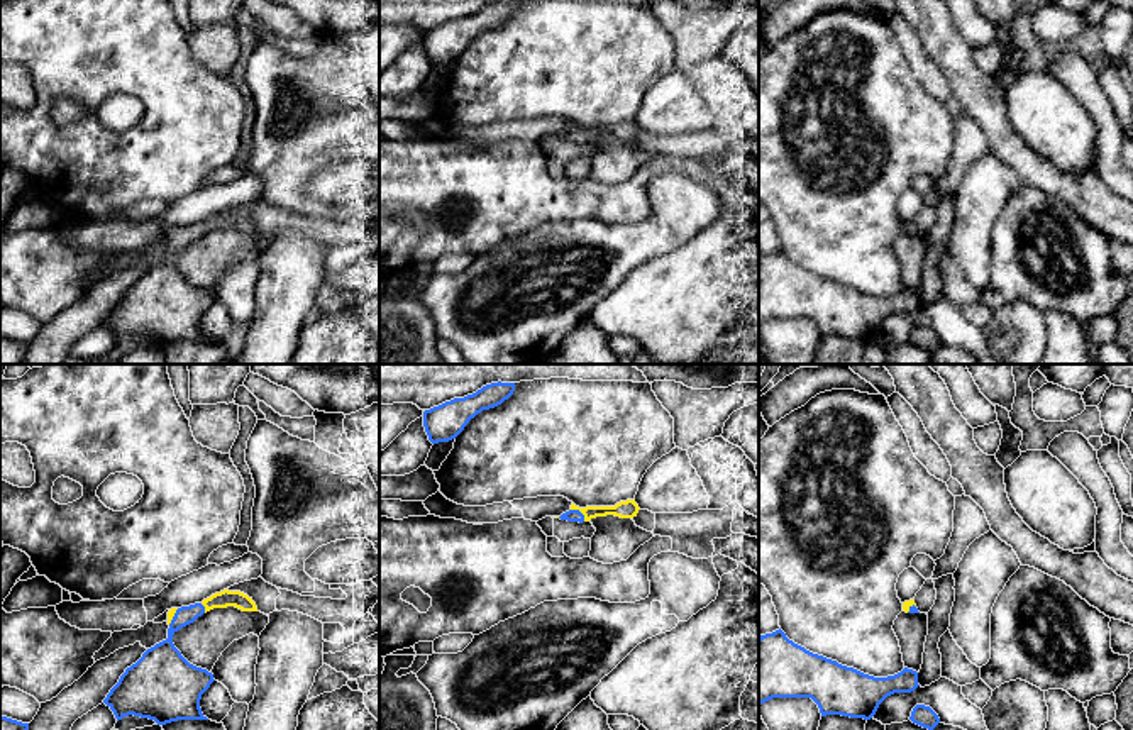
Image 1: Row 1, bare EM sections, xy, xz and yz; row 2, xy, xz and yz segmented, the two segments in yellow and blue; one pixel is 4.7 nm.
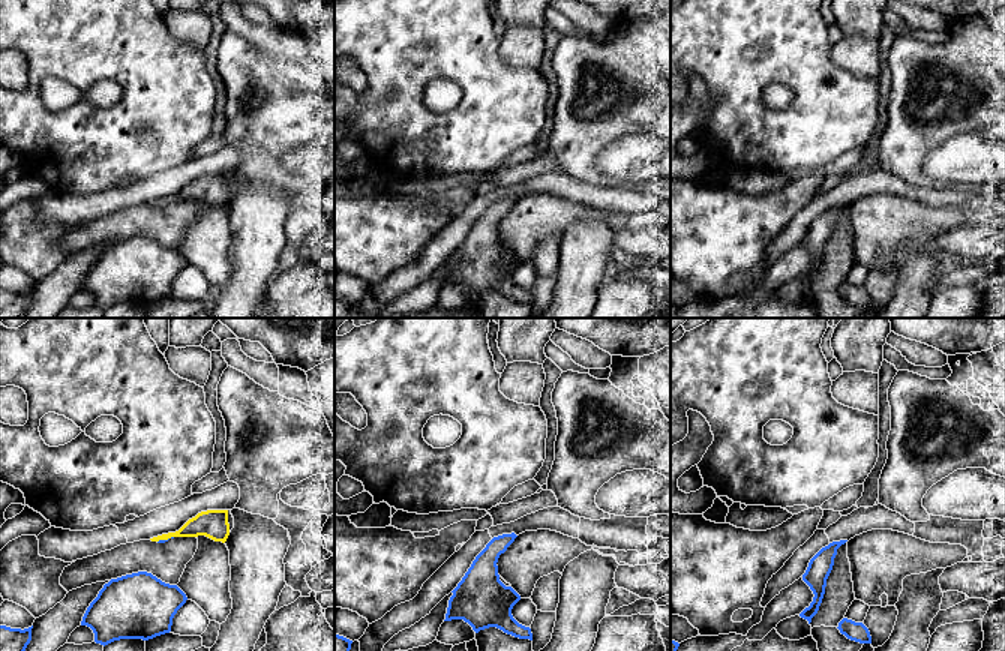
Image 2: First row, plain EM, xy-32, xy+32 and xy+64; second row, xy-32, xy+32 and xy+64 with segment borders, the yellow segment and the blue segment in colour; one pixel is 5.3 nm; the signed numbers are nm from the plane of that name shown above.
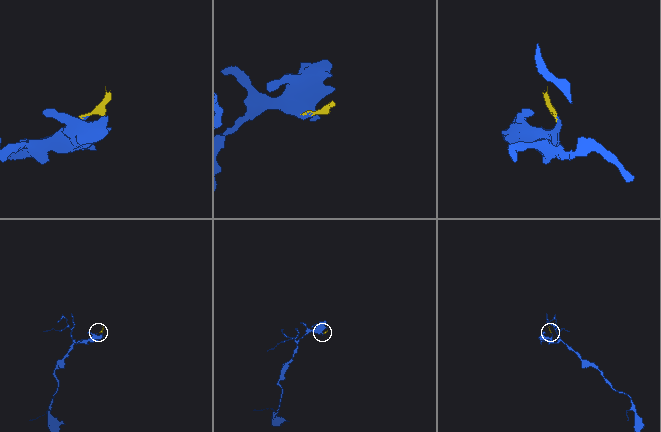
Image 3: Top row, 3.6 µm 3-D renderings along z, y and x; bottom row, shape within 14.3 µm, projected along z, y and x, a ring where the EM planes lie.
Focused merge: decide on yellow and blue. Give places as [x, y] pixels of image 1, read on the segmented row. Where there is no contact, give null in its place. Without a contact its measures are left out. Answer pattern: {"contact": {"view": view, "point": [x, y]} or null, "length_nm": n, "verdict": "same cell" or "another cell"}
{"contact": {"view": "xz", "point": [580, 510]}, "length_nm": 90, "verdict": "same cell"}

